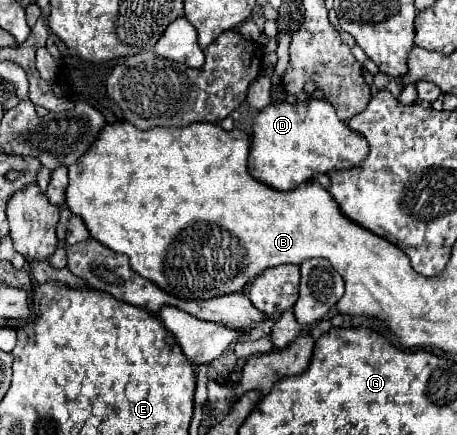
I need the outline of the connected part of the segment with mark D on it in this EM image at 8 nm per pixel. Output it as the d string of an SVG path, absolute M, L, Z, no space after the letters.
M306 99L300 103L276 103L268 105L254 117L248 173L256 181L276 189L288 191L304 181L310 181L318 173L332 169L350 169L368 155L366 139L352 131L344 121L336 117L332 105L324 99Z

